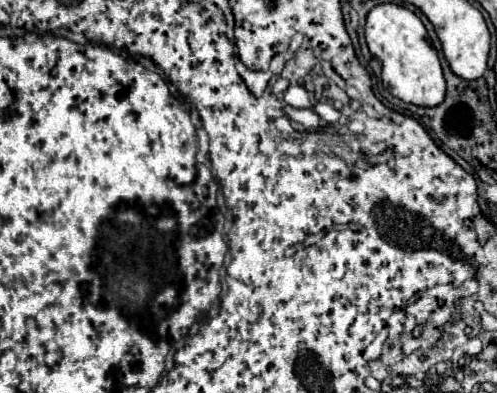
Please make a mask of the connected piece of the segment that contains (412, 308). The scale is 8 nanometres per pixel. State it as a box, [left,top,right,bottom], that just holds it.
[406,295,442,323]

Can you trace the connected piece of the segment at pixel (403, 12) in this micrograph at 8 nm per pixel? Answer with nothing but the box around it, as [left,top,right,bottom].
[365,3,445,107]

